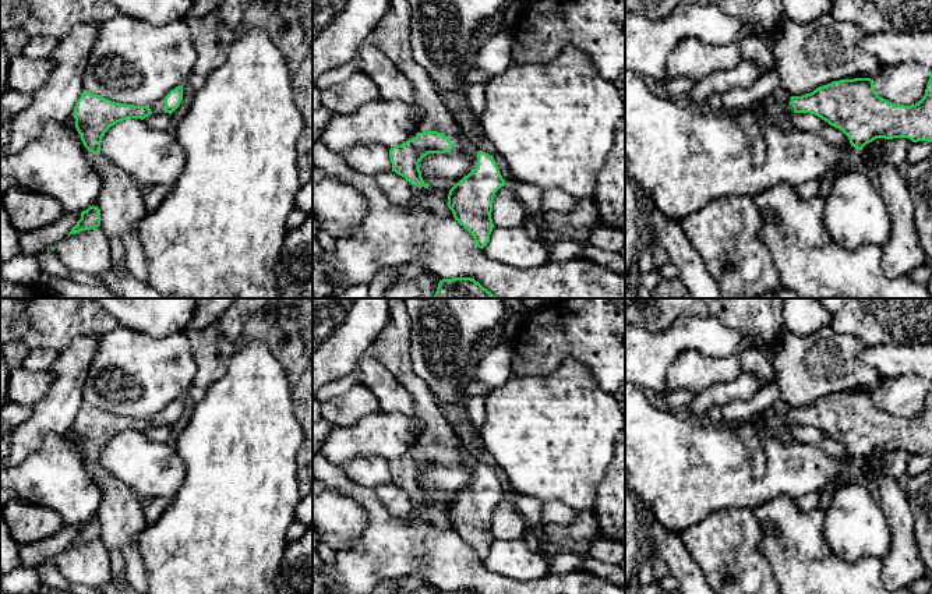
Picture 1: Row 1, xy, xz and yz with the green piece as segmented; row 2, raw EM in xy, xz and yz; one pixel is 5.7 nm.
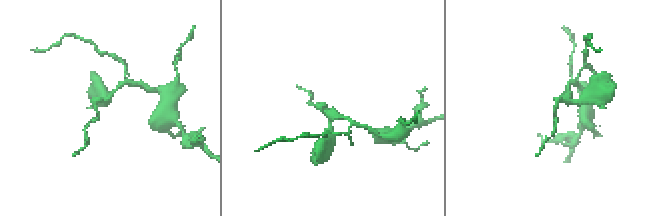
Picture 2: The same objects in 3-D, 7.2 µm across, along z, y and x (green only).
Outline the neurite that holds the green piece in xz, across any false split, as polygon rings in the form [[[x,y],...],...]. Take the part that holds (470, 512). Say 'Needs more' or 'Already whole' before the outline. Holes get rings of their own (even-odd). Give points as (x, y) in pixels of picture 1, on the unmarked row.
Needs more. [[[389,298],[389,314],[389,325],[367,349],[367,356],[378,360],[412,395],[416,414],[424,425],[416,449],[389,462],[392,484],[405,489],[412,498],[428,501],[428,496],[424,495],[419,480],[421,471],[428,466],[451,464],[456,456],[462,456],[463,464],[472,473],[473,482],[449,502],[448,520],[452,523],[455,533],[473,548],[476,558],[483,562],[490,554],[490,547],[495,540],[491,531],[495,505],[506,495],[502,491],[494,470],[479,463],[476,457],[465,449],[453,429],[453,425],[439,409],[439,404],[427,383],[413,372],[410,357],[410,318],[405,298]]]

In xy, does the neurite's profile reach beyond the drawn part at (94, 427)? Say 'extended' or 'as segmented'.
extended

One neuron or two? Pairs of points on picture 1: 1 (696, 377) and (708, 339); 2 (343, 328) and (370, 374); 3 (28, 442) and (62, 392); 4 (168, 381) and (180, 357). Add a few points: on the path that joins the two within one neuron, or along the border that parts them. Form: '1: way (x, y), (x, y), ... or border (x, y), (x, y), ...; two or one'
1: border (735, 350), (726, 357), (685, 350), (673, 364); two
2: border (366, 354), (360, 360), (359, 367); two
3: way (34, 430), (59, 405); one
4: way (168, 375), (168, 370), (175, 363); one

